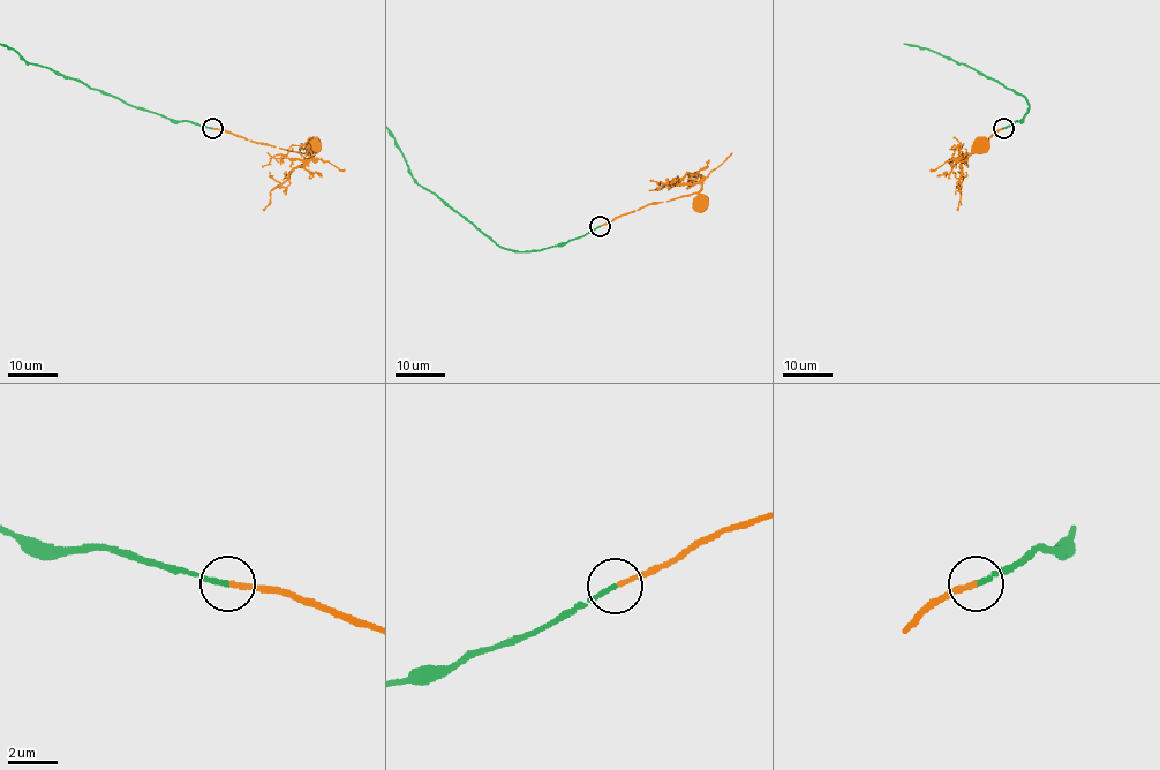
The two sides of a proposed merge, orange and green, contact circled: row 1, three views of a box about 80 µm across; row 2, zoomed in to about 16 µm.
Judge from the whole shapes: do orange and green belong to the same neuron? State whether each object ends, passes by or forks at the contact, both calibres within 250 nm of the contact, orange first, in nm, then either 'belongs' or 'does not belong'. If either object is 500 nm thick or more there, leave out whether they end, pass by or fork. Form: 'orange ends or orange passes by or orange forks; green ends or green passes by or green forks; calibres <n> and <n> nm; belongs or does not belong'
orange ends; green ends; calibres 200 and 200 nm; belongs

